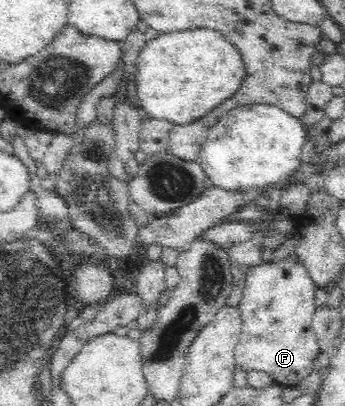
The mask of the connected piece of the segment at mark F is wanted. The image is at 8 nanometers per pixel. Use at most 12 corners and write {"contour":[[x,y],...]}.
{"contour":[[283,260],[249,268],[235,368],[284,388],[313,371],[317,289]]}

